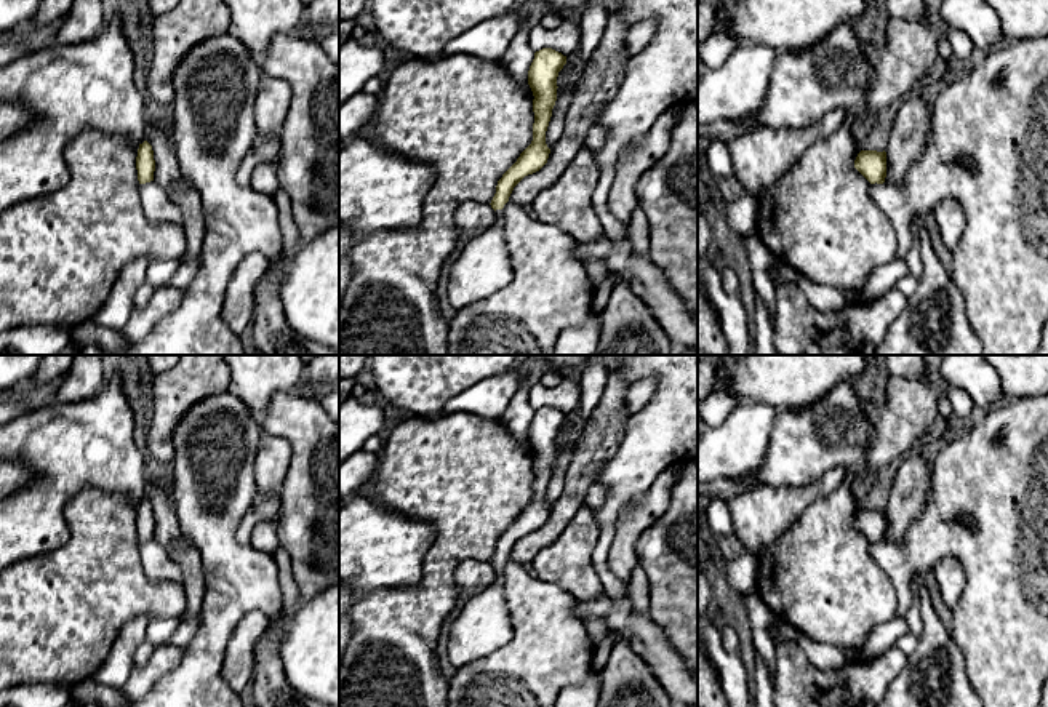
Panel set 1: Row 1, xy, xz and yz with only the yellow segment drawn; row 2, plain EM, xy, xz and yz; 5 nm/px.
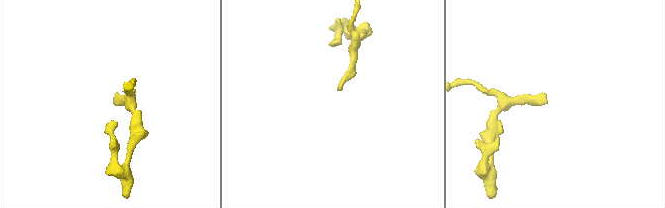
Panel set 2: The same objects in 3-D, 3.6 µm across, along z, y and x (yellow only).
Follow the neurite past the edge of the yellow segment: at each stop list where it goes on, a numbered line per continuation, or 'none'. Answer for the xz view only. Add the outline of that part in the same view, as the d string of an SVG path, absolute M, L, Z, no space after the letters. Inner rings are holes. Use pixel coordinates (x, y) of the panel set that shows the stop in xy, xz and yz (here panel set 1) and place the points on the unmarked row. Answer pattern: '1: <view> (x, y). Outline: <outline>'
1: xz (484, 626). Outline: M501 568L494 571L494 582L472 597L451 624L448 659L454 669L486 657L514 635Z

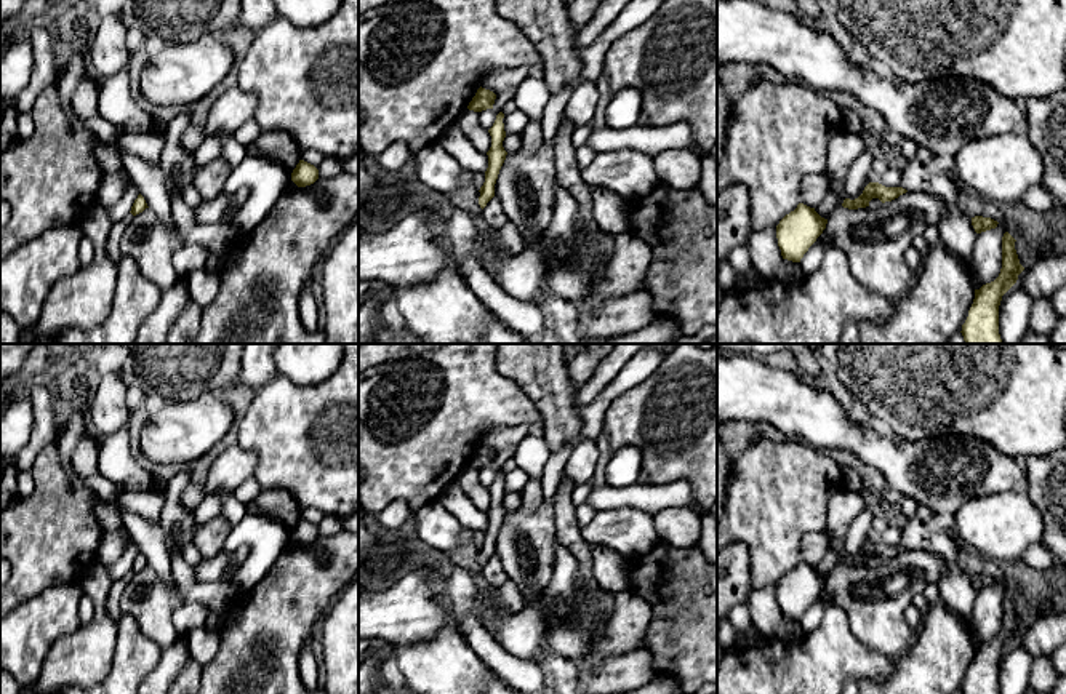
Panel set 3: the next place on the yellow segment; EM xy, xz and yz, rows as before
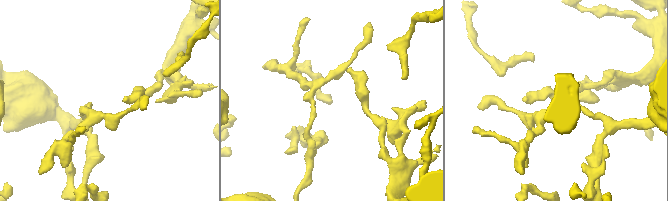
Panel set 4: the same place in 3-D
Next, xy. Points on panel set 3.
none

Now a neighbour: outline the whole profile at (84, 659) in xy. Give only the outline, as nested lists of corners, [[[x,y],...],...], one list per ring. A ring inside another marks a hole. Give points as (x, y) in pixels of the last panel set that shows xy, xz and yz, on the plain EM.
[[[93,563],[78,584],[94,603],[91,622],[51,646],[38,680],[22,688],[21,694],[56,694],[69,686],[90,688],[109,675],[118,636],[118,622],[104,609],[112,582],[109,566]]]

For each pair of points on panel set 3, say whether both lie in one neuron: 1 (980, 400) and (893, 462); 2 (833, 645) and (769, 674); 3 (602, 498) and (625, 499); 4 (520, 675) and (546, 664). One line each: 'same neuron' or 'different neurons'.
1: different neurons
2: same neuron
3: same neuron
4: different neurons

